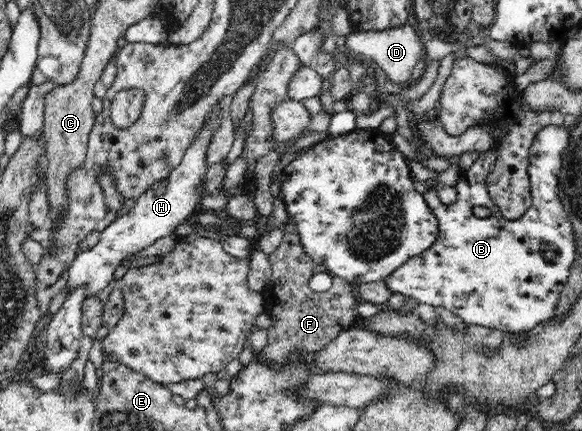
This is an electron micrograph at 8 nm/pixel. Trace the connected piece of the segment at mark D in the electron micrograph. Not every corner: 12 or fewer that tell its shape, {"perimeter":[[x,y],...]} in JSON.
{"perimeter":[[415,26],[349,33],[345,49],[371,58],[400,87],[425,58]]}

